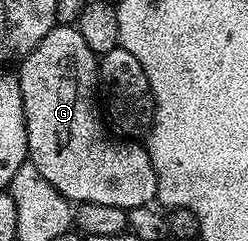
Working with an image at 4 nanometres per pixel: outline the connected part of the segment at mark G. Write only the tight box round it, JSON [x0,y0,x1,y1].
[19,25,157,212]

